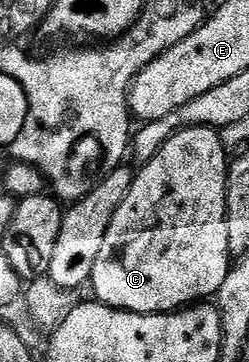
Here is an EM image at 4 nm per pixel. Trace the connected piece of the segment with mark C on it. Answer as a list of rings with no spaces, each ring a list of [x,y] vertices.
[[[181,129],[179,133],[172,135],[150,161],[147,161],[137,170],[134,181],[131,183],[127,197],[120,203],[115,217],[104,236],[104,245],[97,256],[95,266],[92,269],[89,284],[94,285],[93,296],[101,304],[113,309],[123,309],[125,313],[172,313],[179,309],[185,309],[195,303],[205,302],[213,298],[220,291],[224,279],[230,273],[232,258],[228,249],[227,224],[225,223],[225,197],[226,176],[228,168],[227,146],[224,144],[217,129]]]

